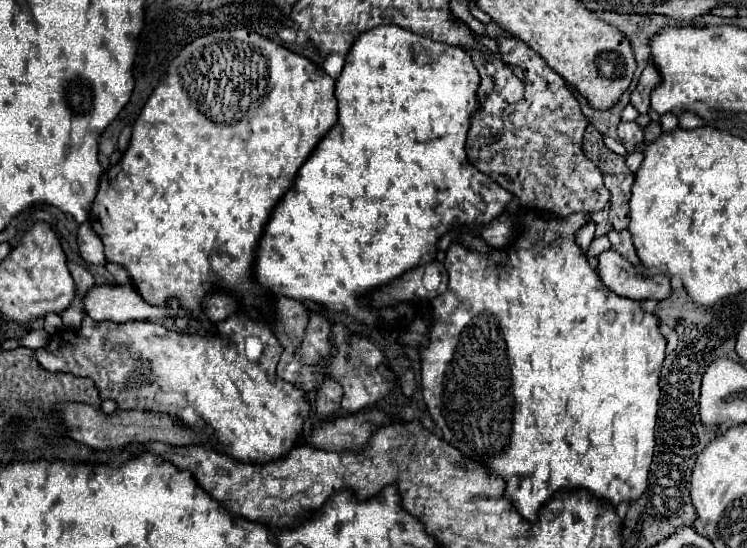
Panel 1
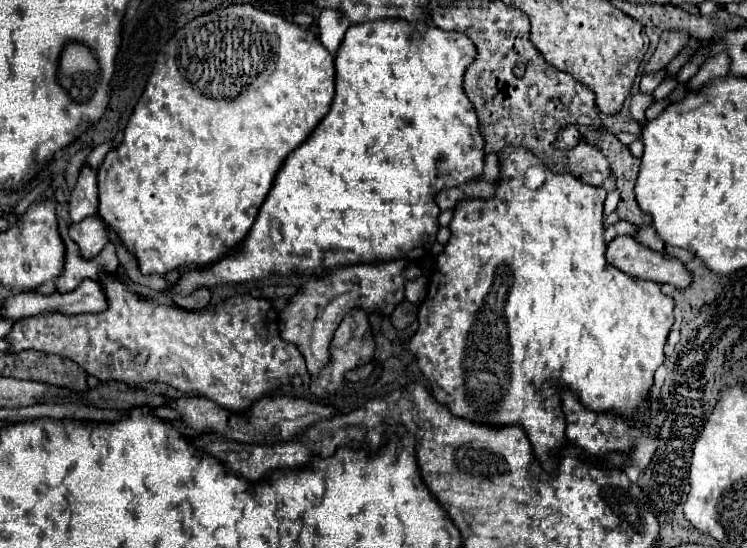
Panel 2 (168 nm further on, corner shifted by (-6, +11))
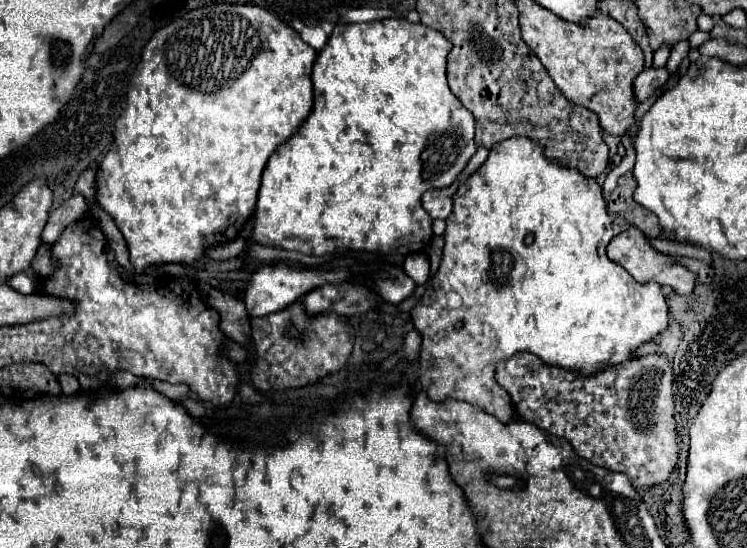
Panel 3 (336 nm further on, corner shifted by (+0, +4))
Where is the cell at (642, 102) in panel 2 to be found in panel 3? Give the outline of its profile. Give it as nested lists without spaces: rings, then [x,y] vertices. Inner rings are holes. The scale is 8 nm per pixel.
[[[644,69],[636,79],[634,79],[634,97],[638,103],[646,101],[648,97],[654,95],[656,89],[660,89],[668,81],[670,73],[666,69]]]

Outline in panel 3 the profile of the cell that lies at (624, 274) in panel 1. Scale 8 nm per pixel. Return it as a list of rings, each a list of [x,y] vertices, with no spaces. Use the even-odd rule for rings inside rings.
[[[630,227],[630,229],[622,231],[620,235],[616,235],[616,237],[608,243],[608,249],[606,249],[606,251],[608,251],[610,261],[620,263],[638,283],[650,283],[650,281],[654,281],[654,283],[658,283],[658,285],[668,285],[668,287],[672,287],[678,295],[690,295],[692,289],[694,289],[696,275],[690,273],[686,267],[678,265],[672,257],[666,257],[666,255],[658,253],[656,249],[652,249],[650,243],[646,241],[646,237],[644,237],[638,229],[634,229],[634,227]]]

